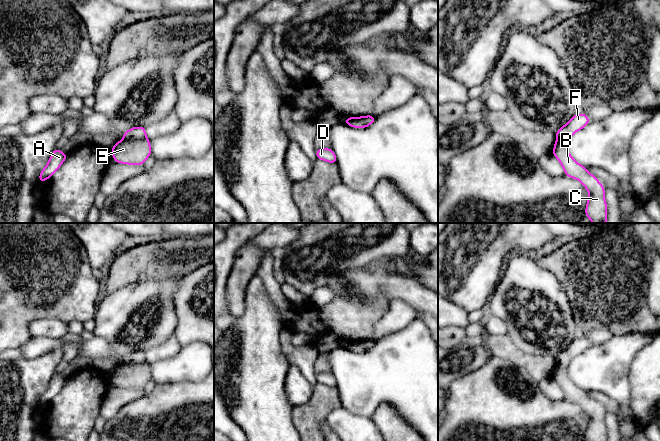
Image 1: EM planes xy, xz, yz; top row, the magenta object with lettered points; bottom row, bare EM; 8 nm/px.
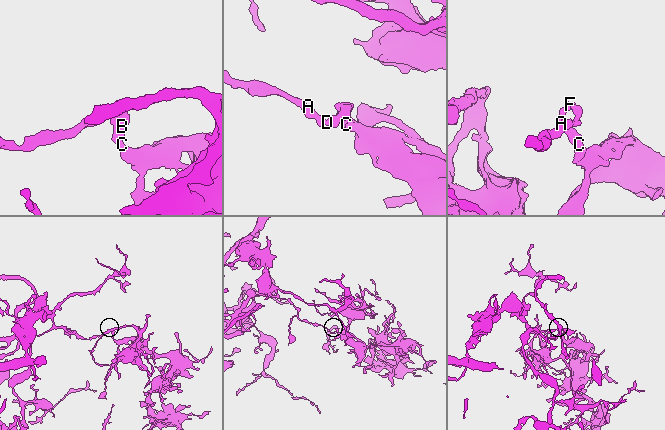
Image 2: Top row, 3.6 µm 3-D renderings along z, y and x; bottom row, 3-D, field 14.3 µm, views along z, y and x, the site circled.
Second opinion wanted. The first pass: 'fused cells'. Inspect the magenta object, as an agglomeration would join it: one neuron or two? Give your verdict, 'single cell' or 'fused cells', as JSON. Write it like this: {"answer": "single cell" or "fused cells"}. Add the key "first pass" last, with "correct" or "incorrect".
{"answer": "fused cells", "first pass": "correct"}

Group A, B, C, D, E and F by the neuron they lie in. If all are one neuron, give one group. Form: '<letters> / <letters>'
A D F / B C E

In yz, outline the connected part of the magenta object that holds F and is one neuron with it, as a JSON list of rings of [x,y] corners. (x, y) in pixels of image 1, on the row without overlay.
[[[575,338],[555,357],[557,364],[567,366],[575,356],[584,352],[589,346],[590,344],[586,338]]]

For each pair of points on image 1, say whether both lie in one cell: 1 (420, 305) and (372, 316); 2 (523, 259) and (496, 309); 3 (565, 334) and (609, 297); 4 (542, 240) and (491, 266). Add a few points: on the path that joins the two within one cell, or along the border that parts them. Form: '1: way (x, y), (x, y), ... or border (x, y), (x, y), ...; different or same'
1: border (376, 299), (382, 295), (389, 304); different
2: way (522, 271), (504, 291), (503, 297); same
3: border (569, 302), (576, 337); different
4: way (529, 240), (514, 240), (501, 253); same

